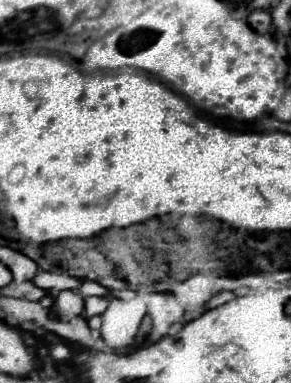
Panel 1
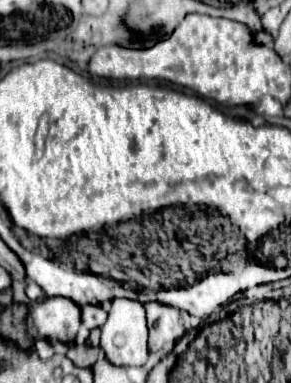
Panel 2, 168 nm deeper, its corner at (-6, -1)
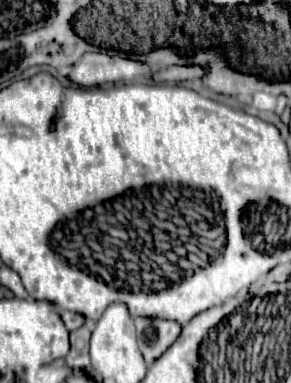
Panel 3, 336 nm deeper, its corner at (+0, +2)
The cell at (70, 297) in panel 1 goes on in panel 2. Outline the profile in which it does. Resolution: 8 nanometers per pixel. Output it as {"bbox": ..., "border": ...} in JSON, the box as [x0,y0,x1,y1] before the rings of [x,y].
{"bbox":[29,297,81,343],"border":[[[45,297],[29,309],[29,325],[35,339],[73,343],[81,325],[79,307],[63,297]]]}

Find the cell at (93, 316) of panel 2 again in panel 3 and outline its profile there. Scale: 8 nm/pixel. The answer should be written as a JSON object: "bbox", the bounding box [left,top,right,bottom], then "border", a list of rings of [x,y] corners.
{"bbox":[61,312,85,330],"border":[[[61,312],[61,318],[63,318],[67,330],[77,330],[85,324],[85,316],[81,316],[77,312]]]}

